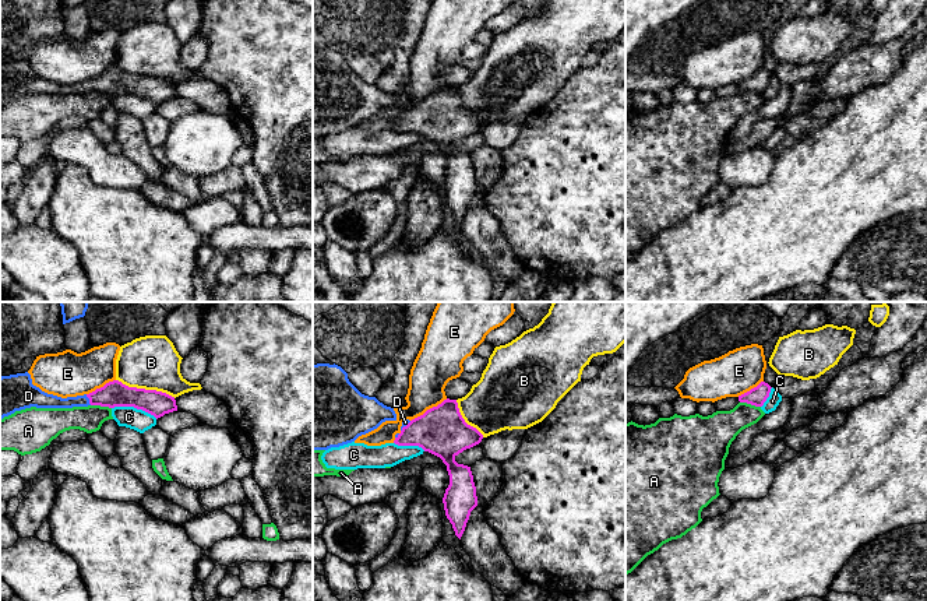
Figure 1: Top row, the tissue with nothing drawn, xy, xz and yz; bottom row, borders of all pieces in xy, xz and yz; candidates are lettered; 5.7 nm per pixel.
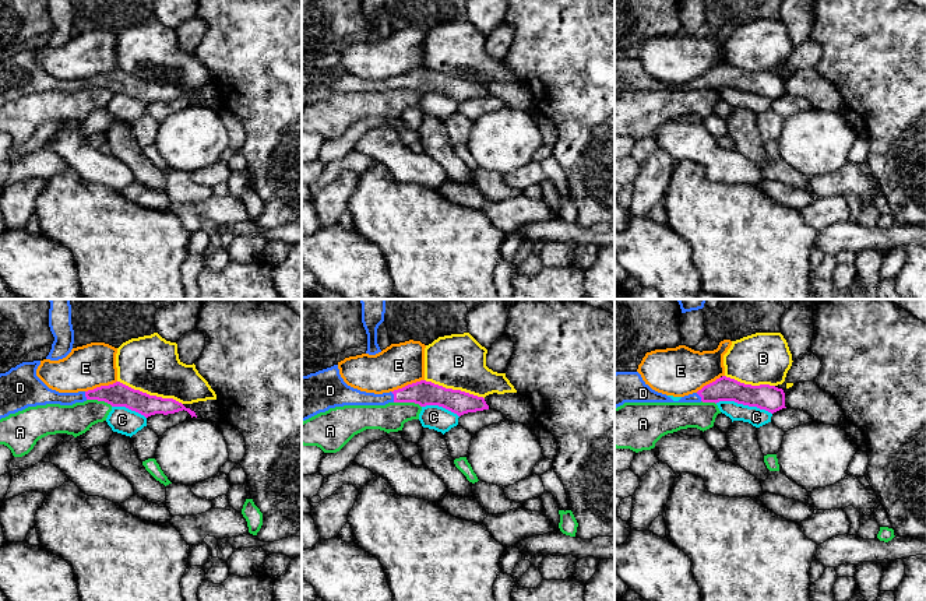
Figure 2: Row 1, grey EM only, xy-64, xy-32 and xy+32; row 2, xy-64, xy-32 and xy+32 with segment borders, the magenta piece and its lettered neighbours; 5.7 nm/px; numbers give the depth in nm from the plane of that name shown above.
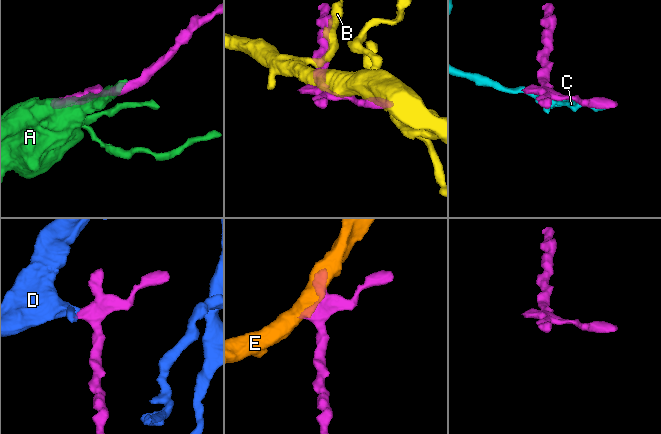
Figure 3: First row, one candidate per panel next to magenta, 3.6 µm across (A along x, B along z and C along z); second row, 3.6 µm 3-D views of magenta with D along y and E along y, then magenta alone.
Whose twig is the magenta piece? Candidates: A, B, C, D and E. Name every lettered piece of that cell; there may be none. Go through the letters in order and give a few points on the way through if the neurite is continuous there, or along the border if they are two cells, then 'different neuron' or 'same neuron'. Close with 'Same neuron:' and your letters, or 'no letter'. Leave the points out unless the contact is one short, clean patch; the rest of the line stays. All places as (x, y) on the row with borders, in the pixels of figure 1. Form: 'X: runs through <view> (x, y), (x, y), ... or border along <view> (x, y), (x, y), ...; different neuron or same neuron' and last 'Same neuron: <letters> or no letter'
A: different neuron
B: different neuron
C: different neuron
D: runs through xy (115, 393), (90, 400), (46, 400); same neuron
E: different neuron
Same neuron: D

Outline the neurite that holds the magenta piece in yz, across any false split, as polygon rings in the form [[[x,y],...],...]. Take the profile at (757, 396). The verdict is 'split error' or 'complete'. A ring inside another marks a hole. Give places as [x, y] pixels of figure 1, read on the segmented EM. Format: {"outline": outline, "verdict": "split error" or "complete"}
{"outline": [[[761,382],[757,387],[750,391],[739,396],[740,403],[747,403],[755,407],[762,407],[771,393],[771,386],[765,382]]], "verdict": "complete"}

